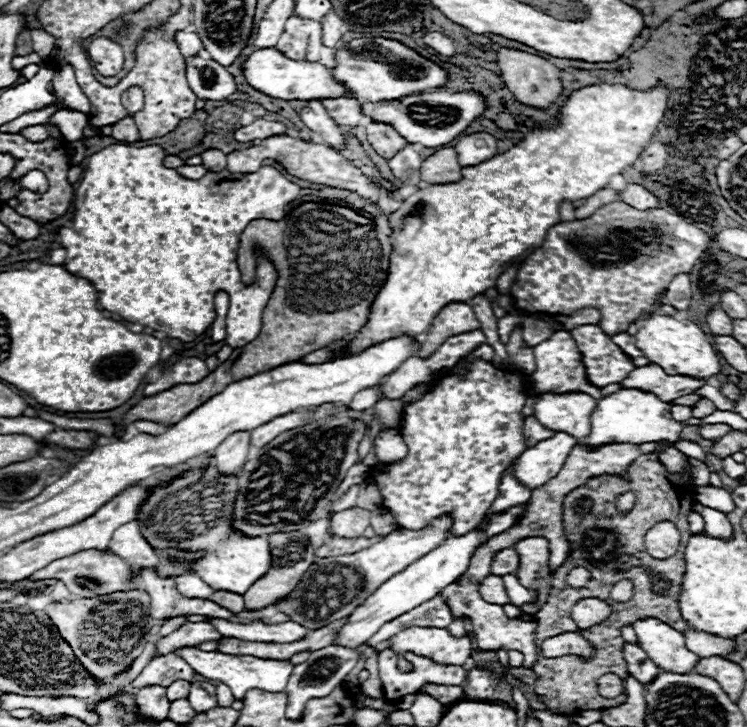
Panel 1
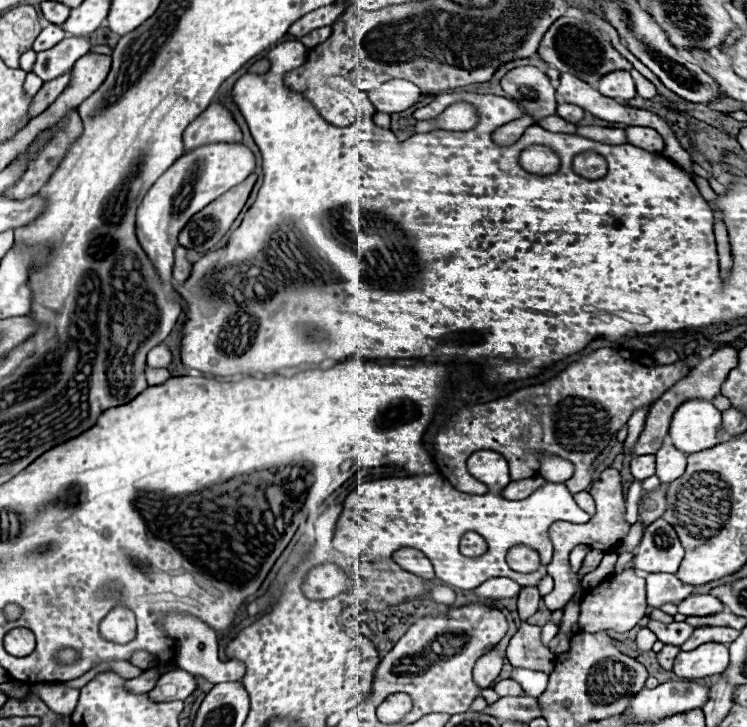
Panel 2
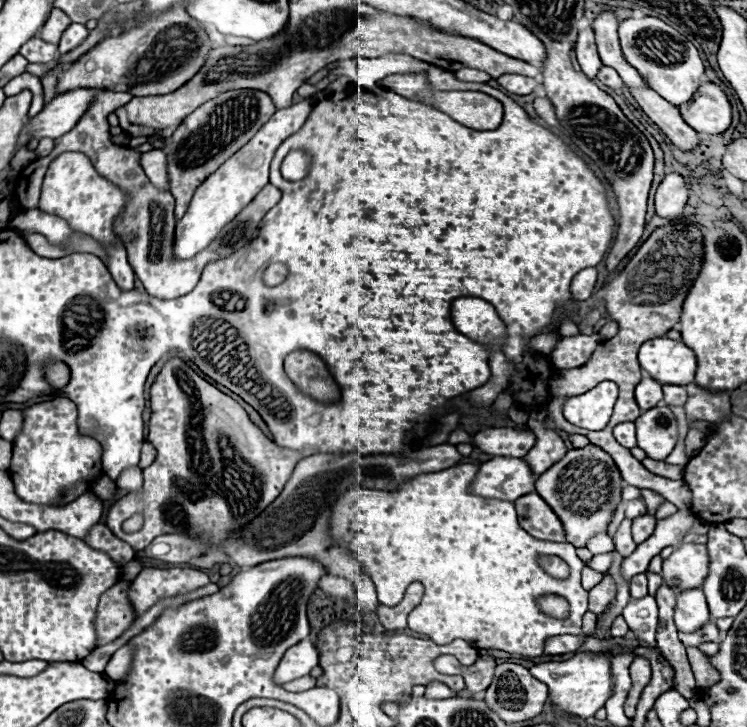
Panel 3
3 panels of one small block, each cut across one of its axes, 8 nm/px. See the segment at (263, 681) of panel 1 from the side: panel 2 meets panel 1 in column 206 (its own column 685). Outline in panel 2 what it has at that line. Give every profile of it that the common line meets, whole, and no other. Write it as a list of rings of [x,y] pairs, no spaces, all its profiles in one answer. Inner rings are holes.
[[[710,642],[696,650],[680,652],[674,660],[672,672],[680,678],[696,680],[696,678],[706,678],[724,672],[728,668],[728,662],[730,662],[728,646]]]

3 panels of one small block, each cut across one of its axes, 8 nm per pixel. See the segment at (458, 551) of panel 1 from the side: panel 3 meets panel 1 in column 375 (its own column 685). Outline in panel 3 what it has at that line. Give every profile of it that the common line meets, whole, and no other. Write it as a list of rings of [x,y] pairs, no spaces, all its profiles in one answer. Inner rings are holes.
[[[694,588],[692,592],[676,594],[674,622],[680,632],[692,634],[710,622],[710,612],[706,606],[706,598],[702,588]]]

